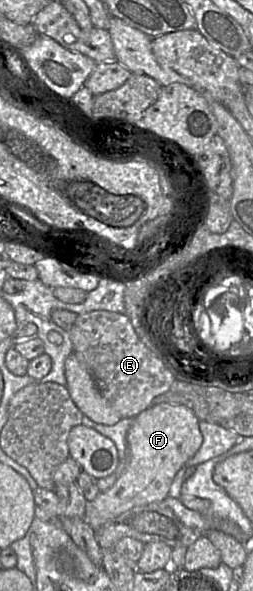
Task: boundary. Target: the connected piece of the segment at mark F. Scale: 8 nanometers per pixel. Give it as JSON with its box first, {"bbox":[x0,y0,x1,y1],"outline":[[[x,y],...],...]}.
{"bbox":[85,404,202,530],"outline":[[[156,404],[135,418],[127,433],[127,466],[115,484],[87,503],[85,521],[97,530],[121,513],[163,500],[177,472],[197,453],[202,445],[199,419],[188,407],[179,404]]]}

